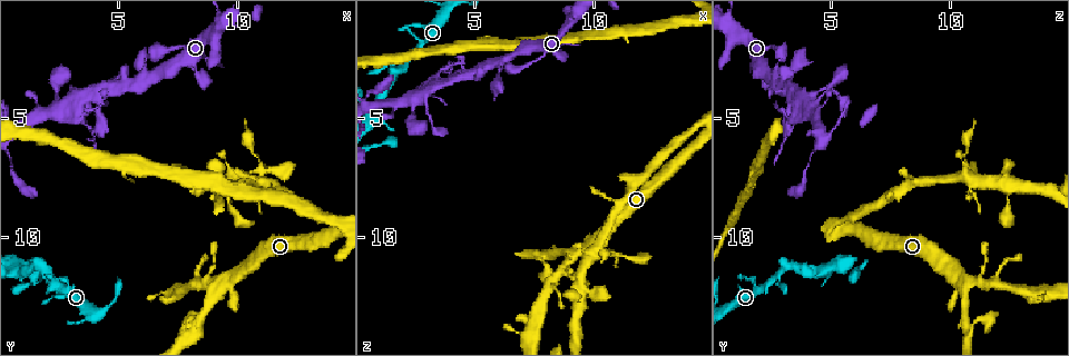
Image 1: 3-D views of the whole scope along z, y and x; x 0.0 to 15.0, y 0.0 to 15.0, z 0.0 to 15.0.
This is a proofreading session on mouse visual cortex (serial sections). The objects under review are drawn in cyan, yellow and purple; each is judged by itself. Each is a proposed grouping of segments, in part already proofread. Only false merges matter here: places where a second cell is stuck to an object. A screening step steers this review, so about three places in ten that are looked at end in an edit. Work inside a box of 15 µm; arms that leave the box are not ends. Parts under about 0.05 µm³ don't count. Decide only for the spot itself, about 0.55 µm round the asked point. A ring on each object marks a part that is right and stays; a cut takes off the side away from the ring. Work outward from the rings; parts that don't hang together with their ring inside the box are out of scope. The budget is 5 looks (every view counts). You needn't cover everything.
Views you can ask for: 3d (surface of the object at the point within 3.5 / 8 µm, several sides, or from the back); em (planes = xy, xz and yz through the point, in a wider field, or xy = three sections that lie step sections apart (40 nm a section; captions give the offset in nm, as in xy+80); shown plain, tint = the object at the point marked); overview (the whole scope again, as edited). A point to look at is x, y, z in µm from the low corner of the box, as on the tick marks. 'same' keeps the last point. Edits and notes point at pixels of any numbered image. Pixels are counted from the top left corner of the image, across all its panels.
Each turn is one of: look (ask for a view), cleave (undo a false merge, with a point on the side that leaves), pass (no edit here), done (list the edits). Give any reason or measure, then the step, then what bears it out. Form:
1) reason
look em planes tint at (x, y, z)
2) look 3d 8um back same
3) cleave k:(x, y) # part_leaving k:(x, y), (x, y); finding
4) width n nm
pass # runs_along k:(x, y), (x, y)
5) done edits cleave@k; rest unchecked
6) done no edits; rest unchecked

thin arm on a thick one
look 3d 3.5um at (10.8, 7.1, 10.7)

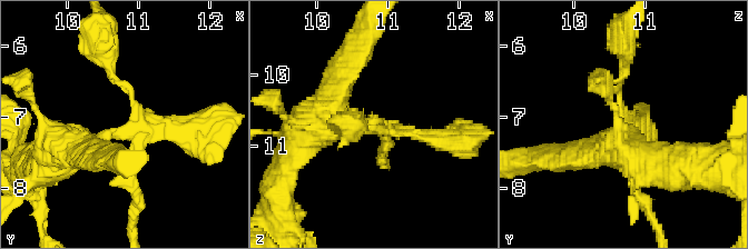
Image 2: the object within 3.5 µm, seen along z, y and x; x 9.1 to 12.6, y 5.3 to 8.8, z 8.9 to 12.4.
look em xy step 1 plain at (10.85, 7.15, 10.70)

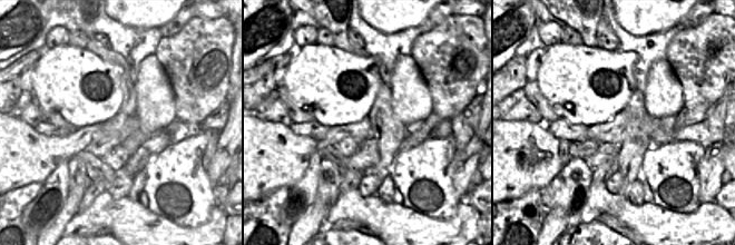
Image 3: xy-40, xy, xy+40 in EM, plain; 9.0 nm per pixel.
where the object lies
look em xy step 1 tint same

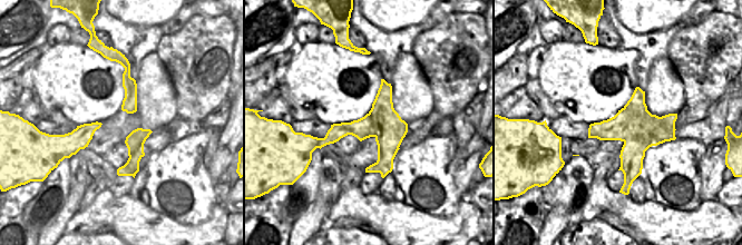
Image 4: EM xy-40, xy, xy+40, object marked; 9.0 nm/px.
width 320 nm
pass # runs_along 2:(331, 96), (358, 125), (454, 141); continuous, no second cell

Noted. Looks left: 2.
branch point
look 3d 8um at (4.3, 3.7, 3.3)

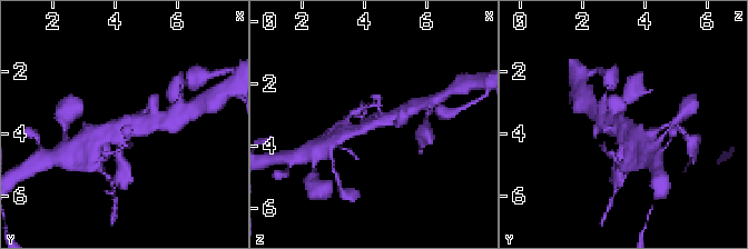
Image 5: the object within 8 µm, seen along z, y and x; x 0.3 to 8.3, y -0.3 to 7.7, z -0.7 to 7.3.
look em xy step 3 tint at (4.3, 3.8, 3.2)

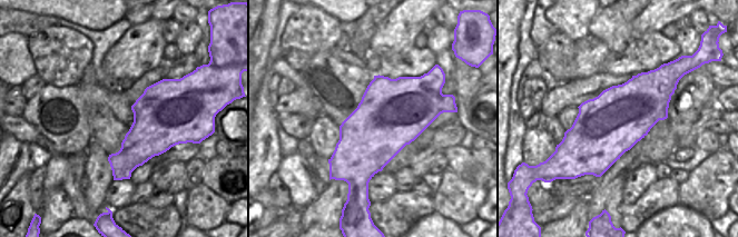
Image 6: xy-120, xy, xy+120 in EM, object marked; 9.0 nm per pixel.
pass # one cell here

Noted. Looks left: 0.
done no edits; rest unchecked

